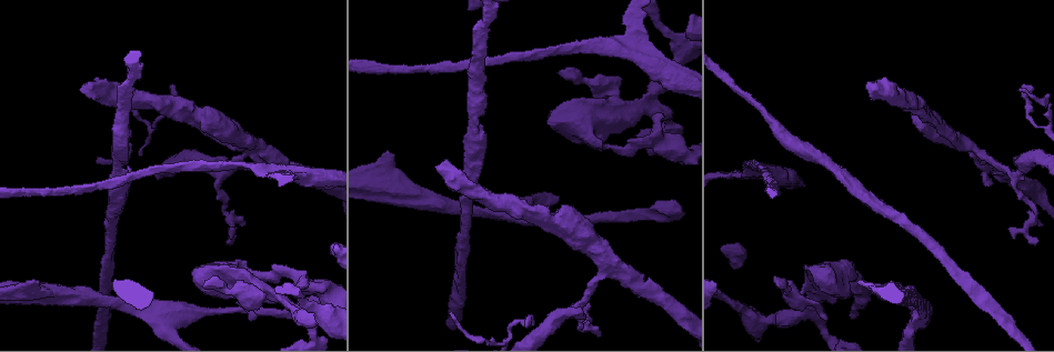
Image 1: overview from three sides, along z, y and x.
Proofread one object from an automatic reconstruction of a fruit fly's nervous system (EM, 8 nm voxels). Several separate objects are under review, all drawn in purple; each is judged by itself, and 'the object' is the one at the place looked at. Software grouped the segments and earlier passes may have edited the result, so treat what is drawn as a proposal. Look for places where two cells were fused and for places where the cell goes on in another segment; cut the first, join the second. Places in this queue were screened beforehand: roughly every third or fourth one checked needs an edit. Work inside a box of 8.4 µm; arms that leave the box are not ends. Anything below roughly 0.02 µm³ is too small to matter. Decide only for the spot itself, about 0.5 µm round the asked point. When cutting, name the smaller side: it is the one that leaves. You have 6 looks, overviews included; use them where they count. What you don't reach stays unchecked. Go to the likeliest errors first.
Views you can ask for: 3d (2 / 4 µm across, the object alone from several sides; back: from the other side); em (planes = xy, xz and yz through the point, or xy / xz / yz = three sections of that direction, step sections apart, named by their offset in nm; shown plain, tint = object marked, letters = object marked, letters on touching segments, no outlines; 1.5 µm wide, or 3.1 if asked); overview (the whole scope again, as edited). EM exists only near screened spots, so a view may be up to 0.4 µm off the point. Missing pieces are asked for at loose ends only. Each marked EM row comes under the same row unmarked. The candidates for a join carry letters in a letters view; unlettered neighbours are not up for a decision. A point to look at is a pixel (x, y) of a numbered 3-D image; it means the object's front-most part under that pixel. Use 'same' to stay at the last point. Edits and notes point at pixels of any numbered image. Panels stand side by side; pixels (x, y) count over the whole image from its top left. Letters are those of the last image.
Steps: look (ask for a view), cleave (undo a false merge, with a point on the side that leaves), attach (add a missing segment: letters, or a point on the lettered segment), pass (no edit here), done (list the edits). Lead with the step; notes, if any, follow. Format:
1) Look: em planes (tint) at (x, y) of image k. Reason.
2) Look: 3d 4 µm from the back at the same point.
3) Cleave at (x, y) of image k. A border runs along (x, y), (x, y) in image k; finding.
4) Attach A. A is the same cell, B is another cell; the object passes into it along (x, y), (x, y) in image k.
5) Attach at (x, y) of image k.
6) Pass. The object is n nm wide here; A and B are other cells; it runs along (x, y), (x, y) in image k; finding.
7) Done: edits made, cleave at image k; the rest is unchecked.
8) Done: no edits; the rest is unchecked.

Look: em yz step 4 (tint) at (678, 216) of image 1. End of a long branch.

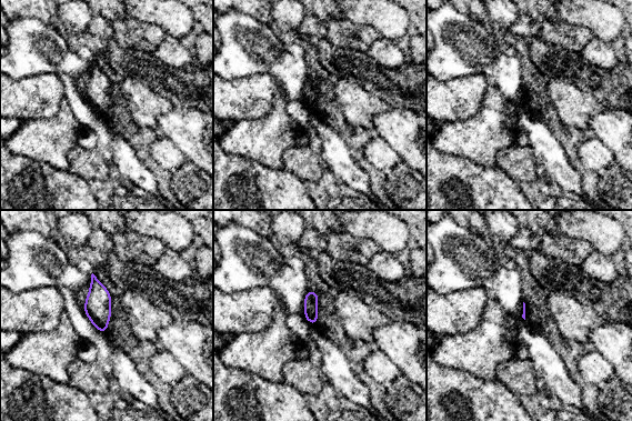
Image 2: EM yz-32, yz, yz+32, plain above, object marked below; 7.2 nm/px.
Look: em planes (letters) at the same point.

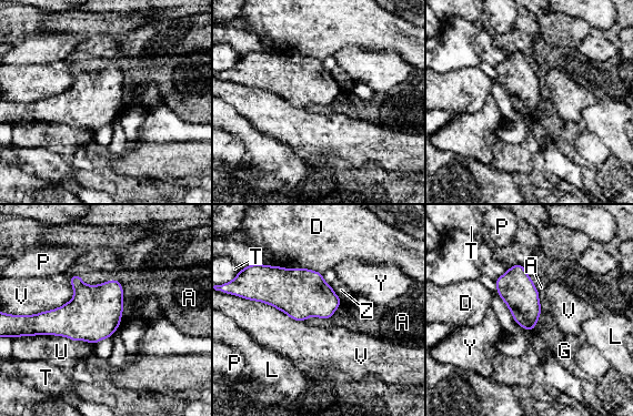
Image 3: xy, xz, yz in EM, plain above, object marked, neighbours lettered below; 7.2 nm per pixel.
Pass. A, D, G, L, P, T, U, V, Y and Z are other cells; none of them fits.

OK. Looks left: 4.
Look: 3d 2 µm at (444, 159) of image 1. Long arm stops here.

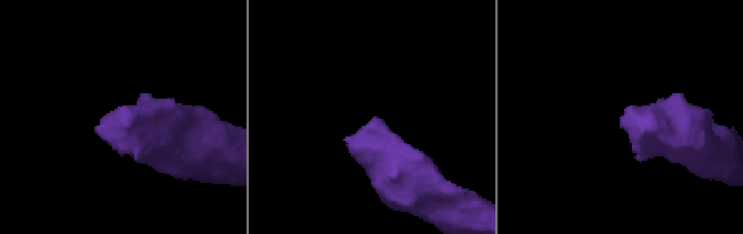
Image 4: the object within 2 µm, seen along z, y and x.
Look: em xz step 8 (letters) at (376, 122) of image 4. Now the EM.

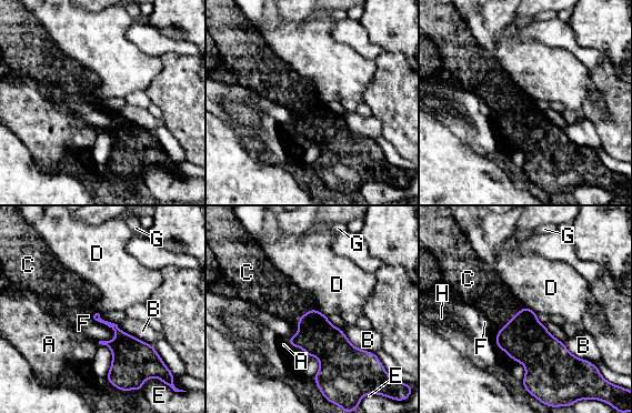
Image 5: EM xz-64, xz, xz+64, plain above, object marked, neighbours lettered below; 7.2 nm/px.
Attach C. C is the same cell, A, B, D, E, F, G and H are other cells; the cell continues.

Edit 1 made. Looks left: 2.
Look: 3d 2 µm at (649, 40) of image 1.

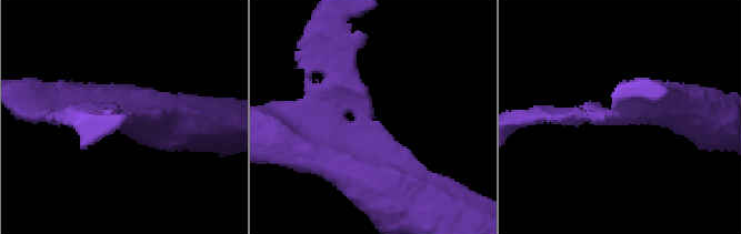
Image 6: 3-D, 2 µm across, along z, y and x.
Look: em planes (letters) at (372, 116) of image 6.

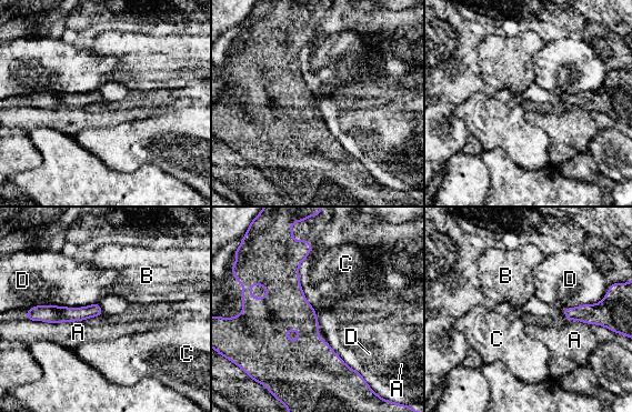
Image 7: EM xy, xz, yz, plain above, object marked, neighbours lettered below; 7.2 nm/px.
Pass. A, B, C and D are other cells; none of them fits.

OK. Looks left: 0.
Done: edits made, attach at image 5; the rest is unchecked.

